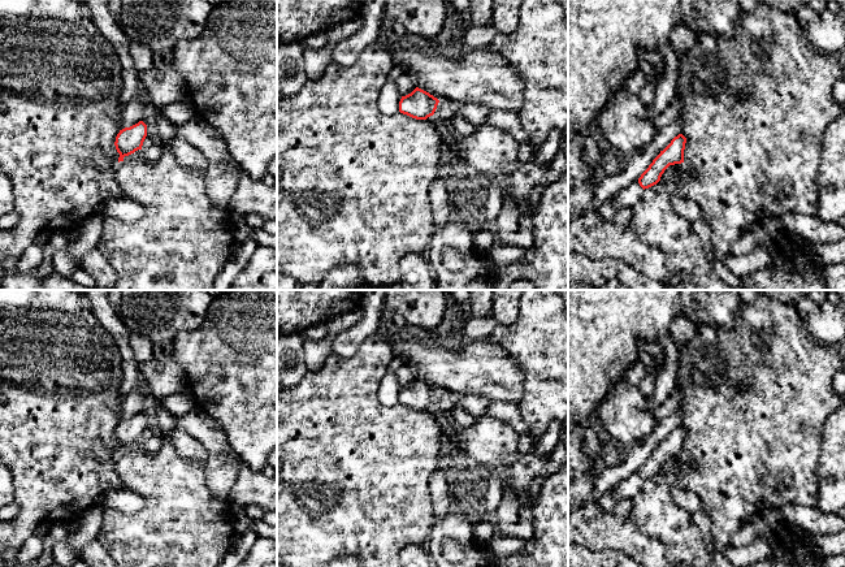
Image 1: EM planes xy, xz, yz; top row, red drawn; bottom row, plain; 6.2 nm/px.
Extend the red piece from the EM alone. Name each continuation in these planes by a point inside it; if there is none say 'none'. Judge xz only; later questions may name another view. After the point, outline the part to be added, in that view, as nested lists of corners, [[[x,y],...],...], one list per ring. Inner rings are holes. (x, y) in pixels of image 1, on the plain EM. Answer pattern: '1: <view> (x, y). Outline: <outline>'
none

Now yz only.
1: yz (628, 488). Outline: [[[634,472],[624,479],[612,489],[616,502],[621,499],[633,499],[641,489],[642,484],[644,480],[640,477],[638,472]]]

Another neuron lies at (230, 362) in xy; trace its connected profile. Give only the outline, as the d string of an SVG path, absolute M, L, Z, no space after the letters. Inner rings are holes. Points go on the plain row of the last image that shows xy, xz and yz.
M224 290L211 304L202 326L194 330L178 330L169 347L172 358L187 376L187 393L195 407L216 420L226 433L233 451L254 471L263 471L268 456L277 449L277 290Z

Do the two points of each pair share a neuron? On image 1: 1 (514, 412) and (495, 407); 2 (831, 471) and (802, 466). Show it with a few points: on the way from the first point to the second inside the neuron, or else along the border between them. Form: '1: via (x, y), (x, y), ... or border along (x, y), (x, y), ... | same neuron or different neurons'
1: via (510, 412), (499, 410) | same neuron
2: border along (824, 438), (817, 470), (818, 500) | different neurons

